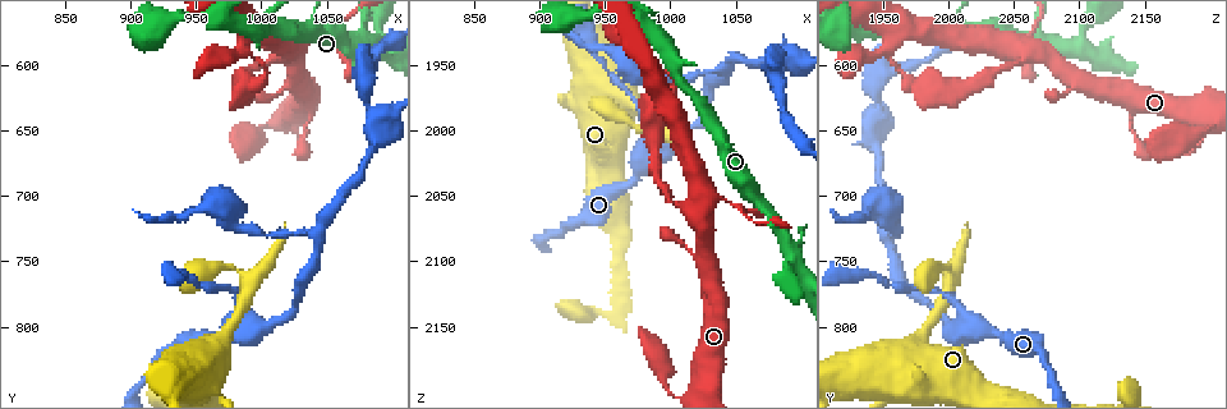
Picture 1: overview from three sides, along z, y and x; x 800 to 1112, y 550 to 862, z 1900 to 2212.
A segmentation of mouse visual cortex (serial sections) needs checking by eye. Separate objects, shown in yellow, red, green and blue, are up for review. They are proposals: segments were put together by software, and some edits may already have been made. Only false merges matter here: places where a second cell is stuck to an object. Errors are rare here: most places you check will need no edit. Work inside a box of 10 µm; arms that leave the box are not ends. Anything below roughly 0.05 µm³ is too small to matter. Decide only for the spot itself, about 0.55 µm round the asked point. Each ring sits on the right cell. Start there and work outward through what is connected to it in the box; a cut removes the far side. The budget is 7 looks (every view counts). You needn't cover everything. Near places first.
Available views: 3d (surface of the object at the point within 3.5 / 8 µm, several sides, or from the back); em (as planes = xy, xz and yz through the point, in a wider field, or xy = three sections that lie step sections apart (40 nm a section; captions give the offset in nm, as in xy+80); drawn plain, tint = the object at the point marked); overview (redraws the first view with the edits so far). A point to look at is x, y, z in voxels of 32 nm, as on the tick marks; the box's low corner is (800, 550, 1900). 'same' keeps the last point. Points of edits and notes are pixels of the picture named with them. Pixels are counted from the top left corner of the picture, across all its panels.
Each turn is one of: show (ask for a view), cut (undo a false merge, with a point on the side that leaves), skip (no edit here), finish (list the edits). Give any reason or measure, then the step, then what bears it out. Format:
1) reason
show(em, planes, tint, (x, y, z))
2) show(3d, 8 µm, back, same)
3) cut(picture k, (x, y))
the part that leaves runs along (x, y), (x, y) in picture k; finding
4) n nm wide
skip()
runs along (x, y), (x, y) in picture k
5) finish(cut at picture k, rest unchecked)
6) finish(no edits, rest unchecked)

show(3d, 8 µm, (1044, 732, 1954))

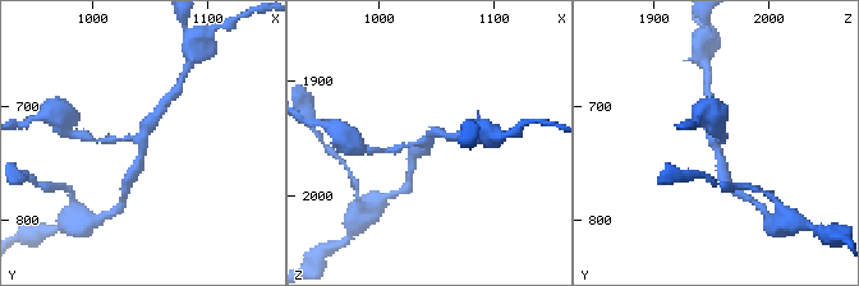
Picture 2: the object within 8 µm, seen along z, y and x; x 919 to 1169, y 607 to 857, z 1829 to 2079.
closer look
show(3d, 3.5 µm, same)

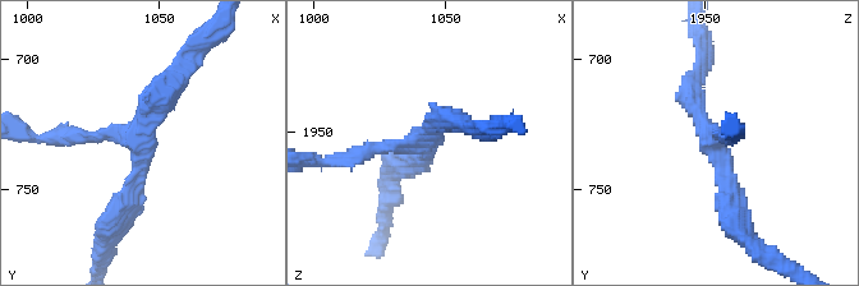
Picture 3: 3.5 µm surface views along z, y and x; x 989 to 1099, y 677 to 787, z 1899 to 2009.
3 arms; arms of 200, 250, 300 nm; need the tissue
show(em, xy, step 3, tint, (1043, 733, 1954))

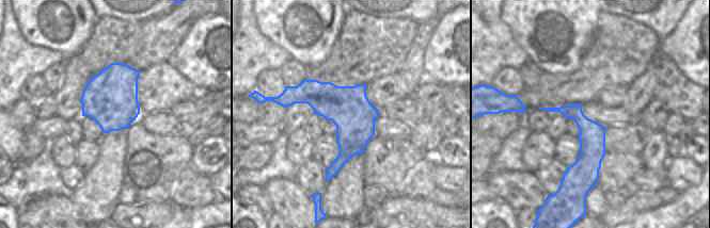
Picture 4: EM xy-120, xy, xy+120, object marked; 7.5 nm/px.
skip()
runs along (114, 217), (142, 166), (146, 107), (182, 73) in picture 3; one cell here

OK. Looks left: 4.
branch point
show(em, xy, step 2, tint, (1090, 652, 1942))

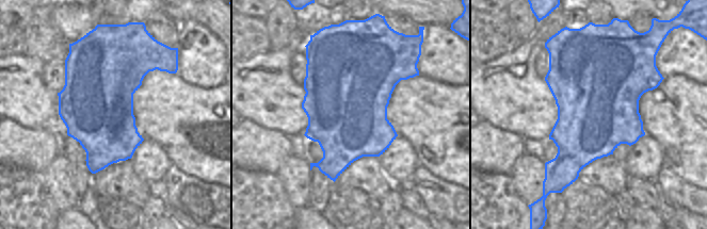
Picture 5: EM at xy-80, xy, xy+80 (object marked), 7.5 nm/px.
wider look
show(3d, 3.5 µm, same)

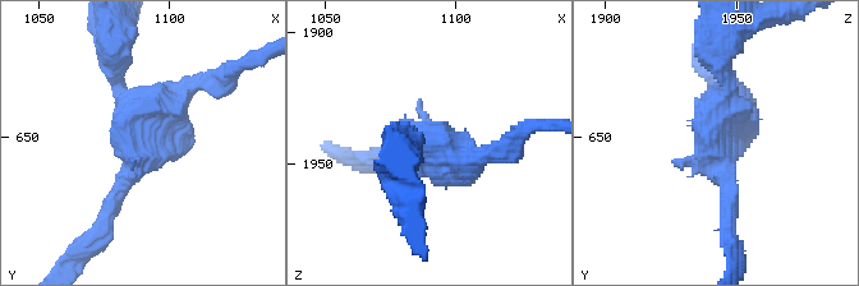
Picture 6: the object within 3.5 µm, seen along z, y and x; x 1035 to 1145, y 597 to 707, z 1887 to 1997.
skip()
one cell here

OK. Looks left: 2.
a narrow waist
show(3d, 3.5 µm, (1088, 594, 1988))

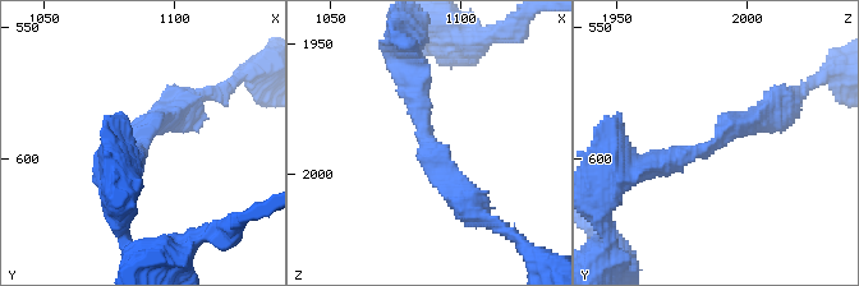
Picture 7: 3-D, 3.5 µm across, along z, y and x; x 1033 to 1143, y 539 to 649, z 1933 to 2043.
arms of 300, 300 nm; need the tissue
show(em, planes, tint, (1087, 595, 1987))

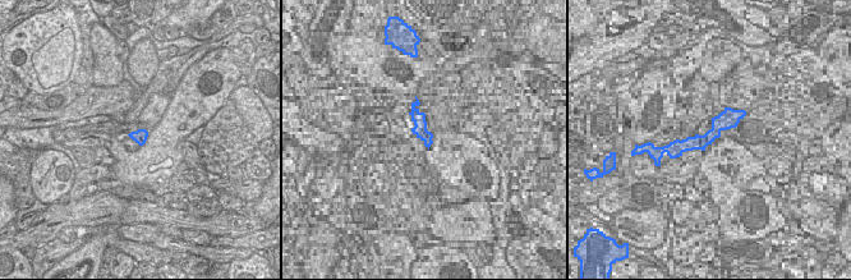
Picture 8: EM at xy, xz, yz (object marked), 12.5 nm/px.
skip()
runs along (637, 171), (712, 147), (775, 107) in picture 7; one cell here

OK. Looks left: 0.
finish(no edits, rest unchecked)

